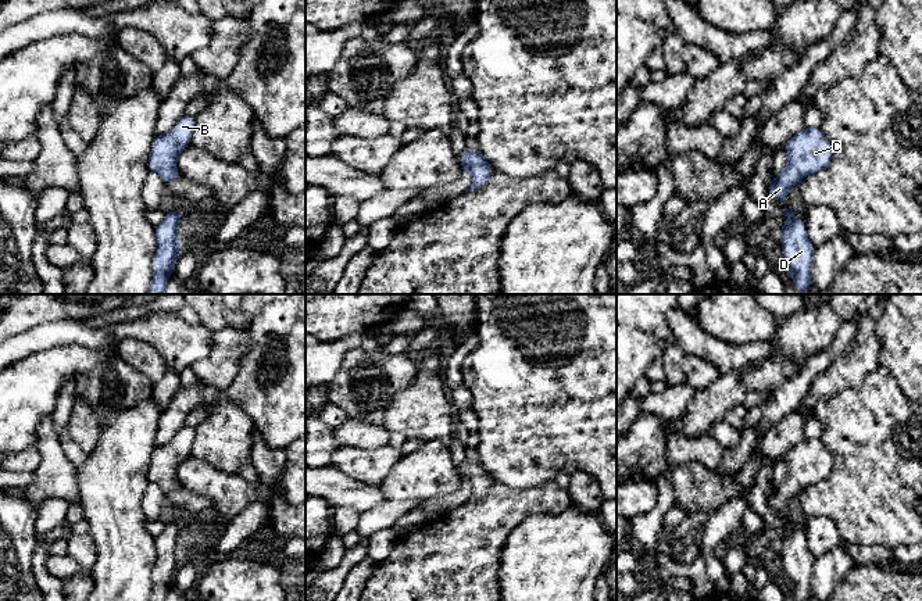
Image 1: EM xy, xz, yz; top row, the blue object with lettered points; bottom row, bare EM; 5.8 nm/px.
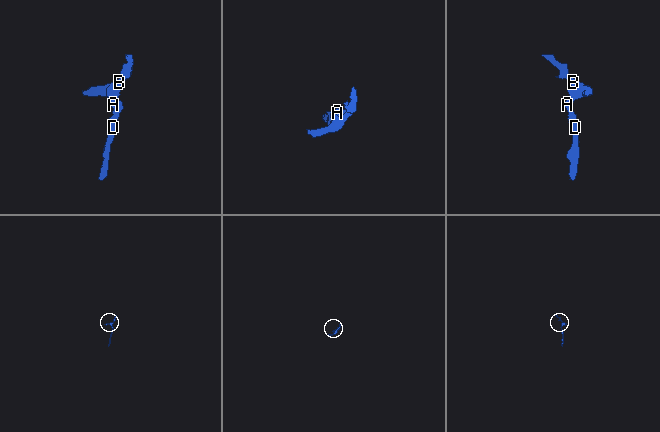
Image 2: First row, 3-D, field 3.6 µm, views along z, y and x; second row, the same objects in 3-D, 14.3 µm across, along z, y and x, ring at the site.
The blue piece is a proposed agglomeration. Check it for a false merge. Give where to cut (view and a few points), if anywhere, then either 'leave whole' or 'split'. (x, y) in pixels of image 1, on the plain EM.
no cut | leave whole

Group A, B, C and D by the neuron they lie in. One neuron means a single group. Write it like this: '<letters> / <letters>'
A B C D

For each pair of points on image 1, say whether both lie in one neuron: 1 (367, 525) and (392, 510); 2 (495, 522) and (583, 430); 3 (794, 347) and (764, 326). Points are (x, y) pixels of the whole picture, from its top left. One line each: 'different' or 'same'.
1: same
2: different
3: different

